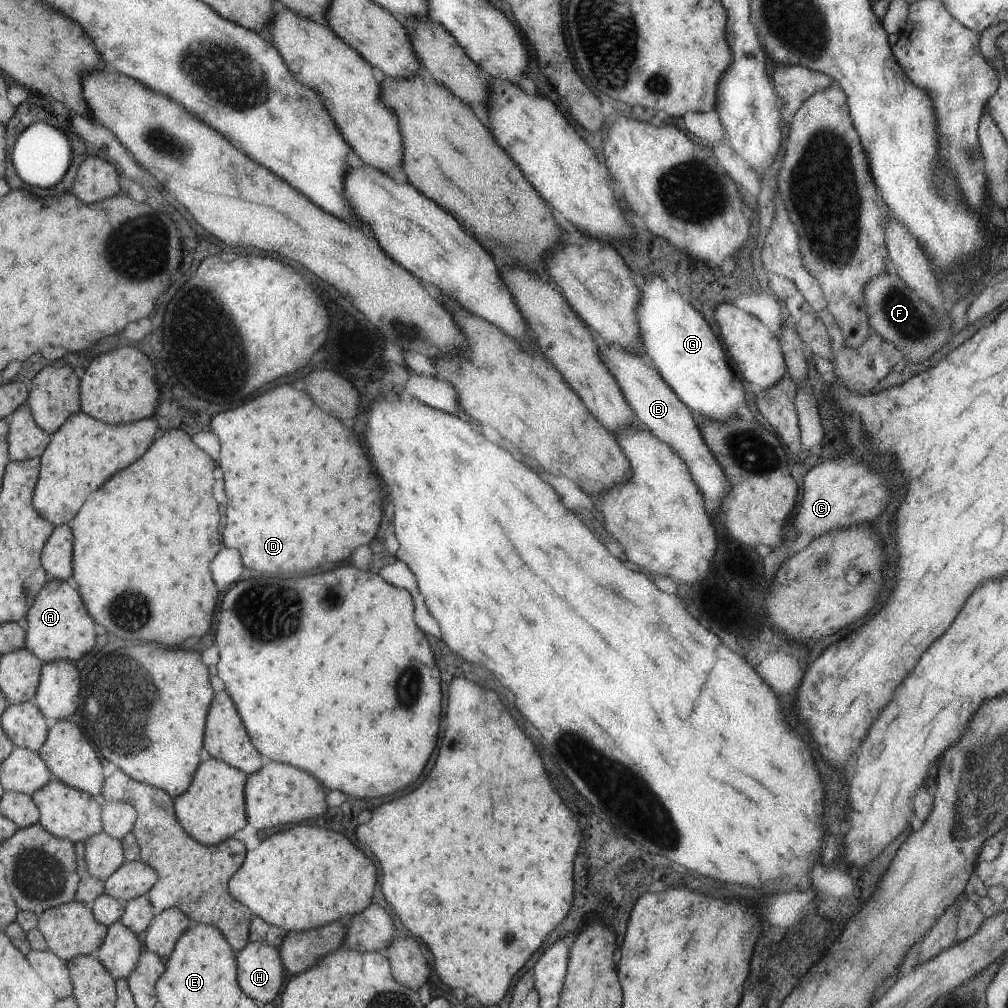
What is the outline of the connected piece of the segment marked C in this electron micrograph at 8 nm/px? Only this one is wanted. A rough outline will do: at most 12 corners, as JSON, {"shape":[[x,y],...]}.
{"shape":[[845,454],[802,480],[797,537],[871,524],[889,496]]}

